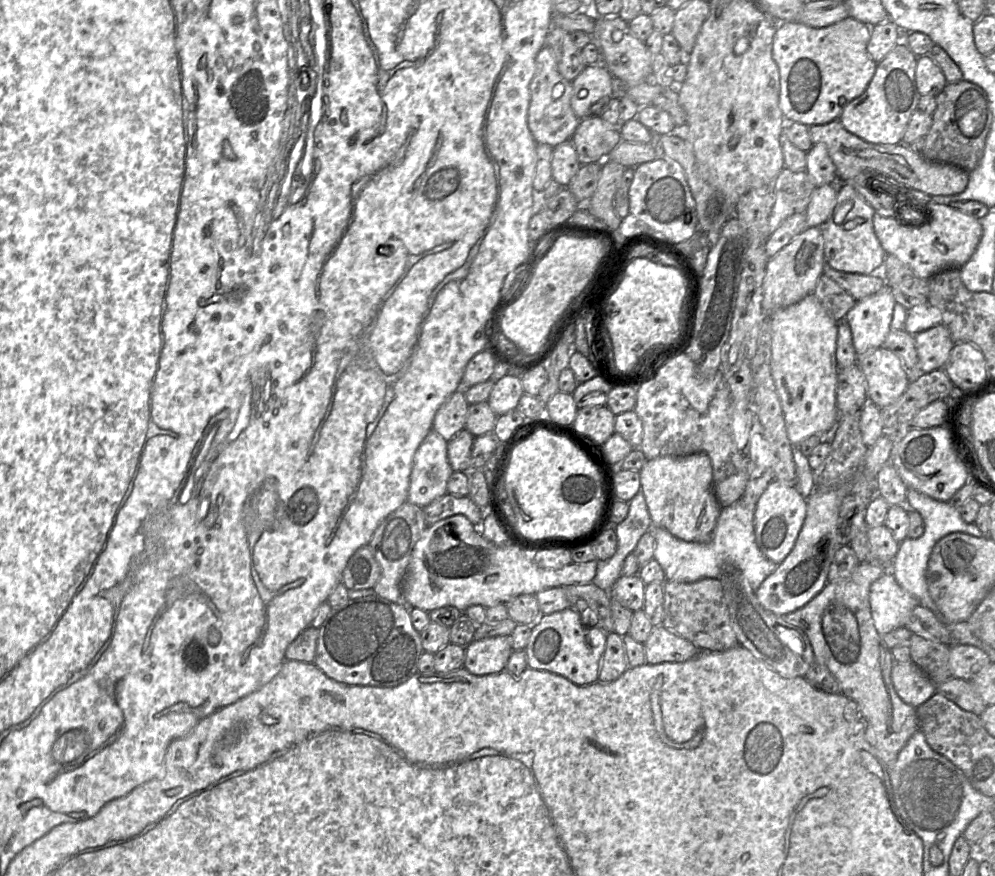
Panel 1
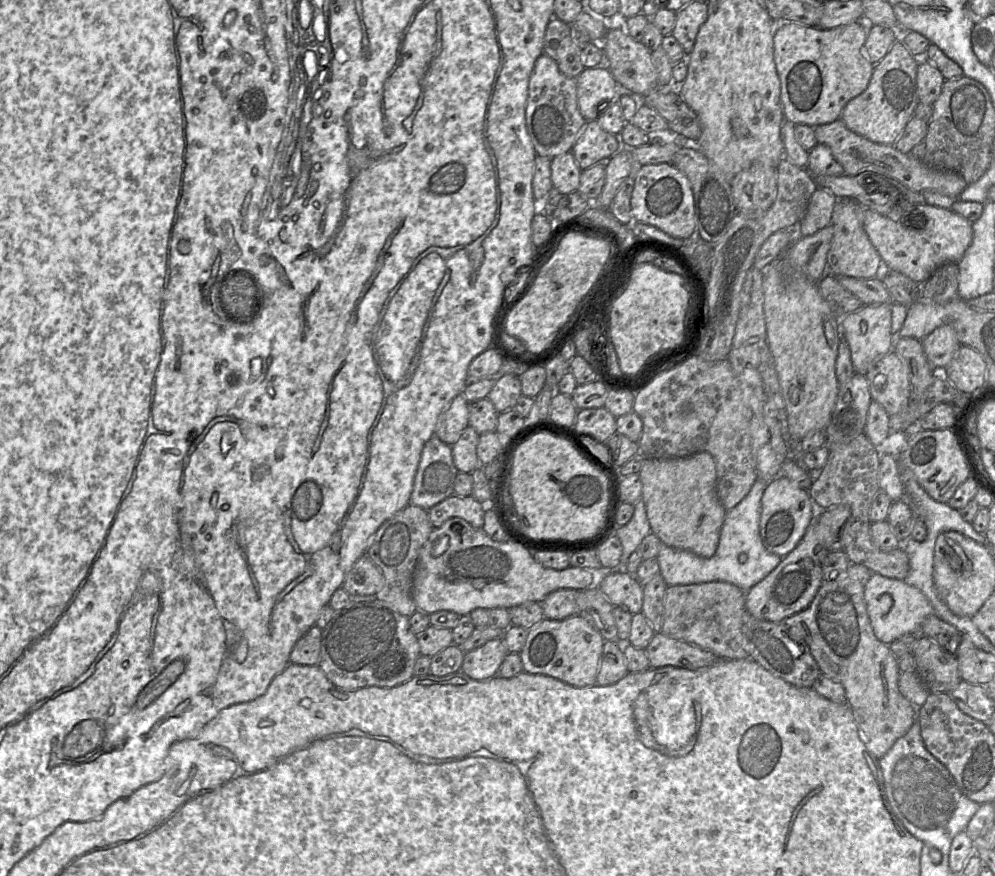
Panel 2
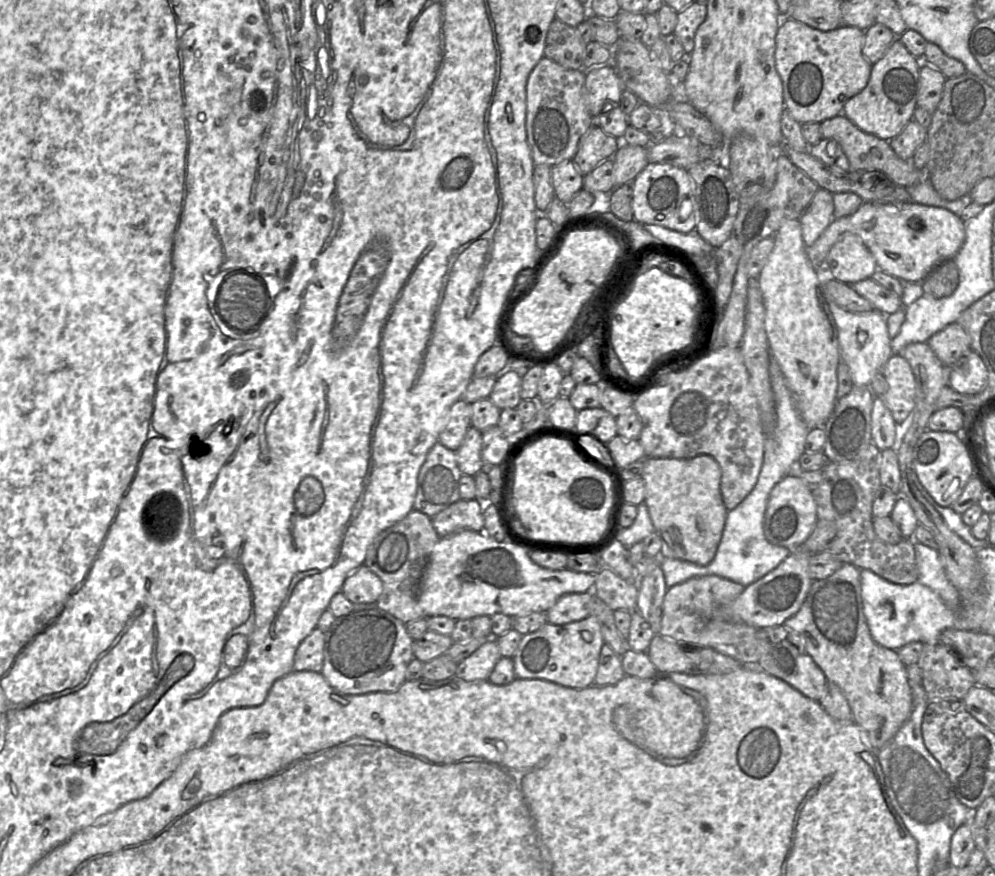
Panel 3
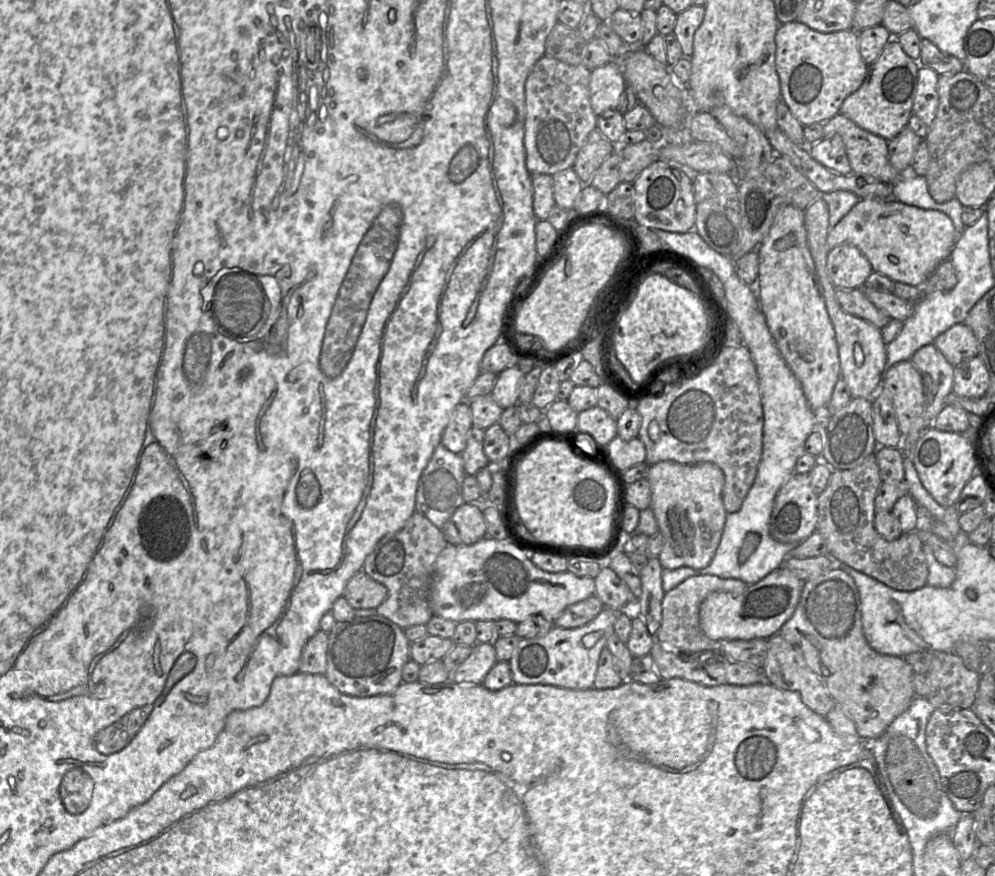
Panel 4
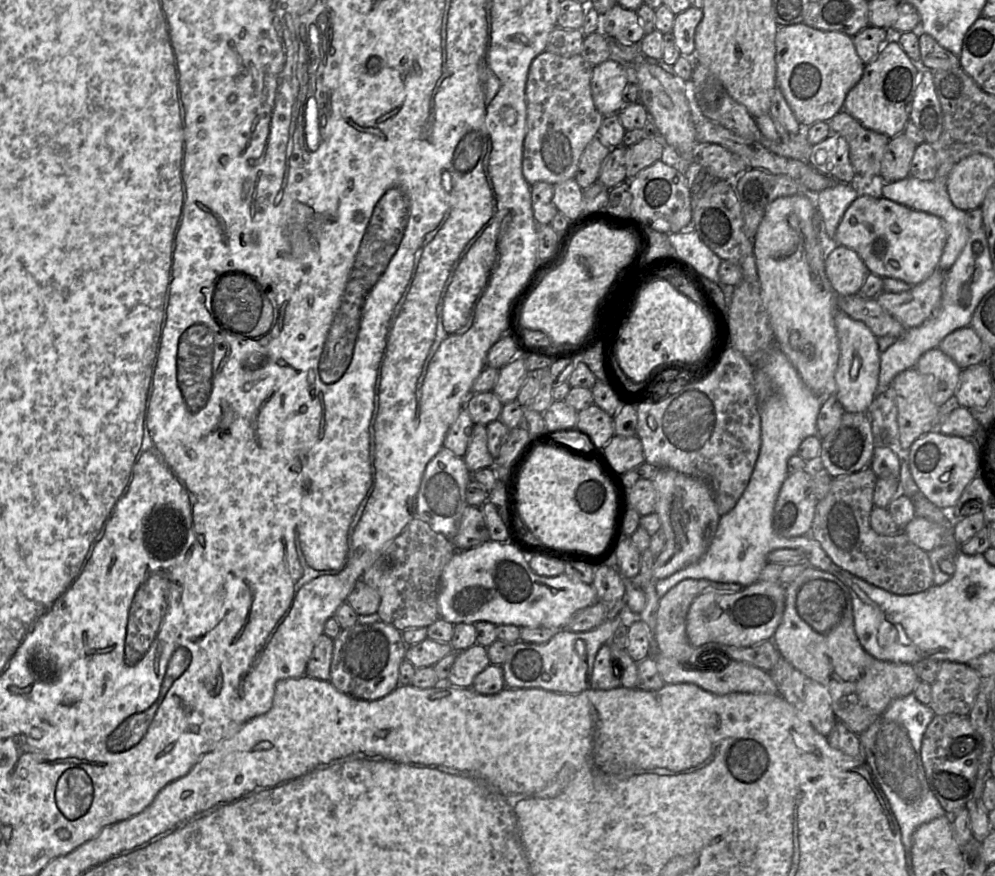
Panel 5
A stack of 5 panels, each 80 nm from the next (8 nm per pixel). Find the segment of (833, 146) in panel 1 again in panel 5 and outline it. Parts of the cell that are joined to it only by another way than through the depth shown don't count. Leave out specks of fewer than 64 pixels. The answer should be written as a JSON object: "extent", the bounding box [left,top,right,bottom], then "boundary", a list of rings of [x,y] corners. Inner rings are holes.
{"extent":[828,110,890,185],"boundary":[[[841,110],[828,121],[831,133],[843,135],[849,145],[849,159],[858,177],[867,185],[885,183],[879,177],[881,160],[890,140],[884,134],[864,127],[846,111]]]}

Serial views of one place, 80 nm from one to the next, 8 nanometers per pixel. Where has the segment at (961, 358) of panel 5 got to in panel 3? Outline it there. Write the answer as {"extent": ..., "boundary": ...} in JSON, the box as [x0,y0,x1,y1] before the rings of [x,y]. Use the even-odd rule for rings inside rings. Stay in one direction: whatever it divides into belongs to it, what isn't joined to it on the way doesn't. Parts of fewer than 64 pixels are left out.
{"extent":[927,322,971,366],"boundary":[[[953,322],[927,341],[933,352],[946,366],[953,366],[971,350],[971,338],[965,329]]]}

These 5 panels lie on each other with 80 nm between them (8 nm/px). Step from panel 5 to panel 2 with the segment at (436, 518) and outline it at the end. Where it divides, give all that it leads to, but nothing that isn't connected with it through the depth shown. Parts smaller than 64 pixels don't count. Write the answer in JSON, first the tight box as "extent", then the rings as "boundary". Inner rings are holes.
{"extent":[410,436,458,511],"boundary":[[[437,436],[431,437],[421,452],[410,504],[427,511],[454,495],[454,482],[458,473],[452,447]]]}

